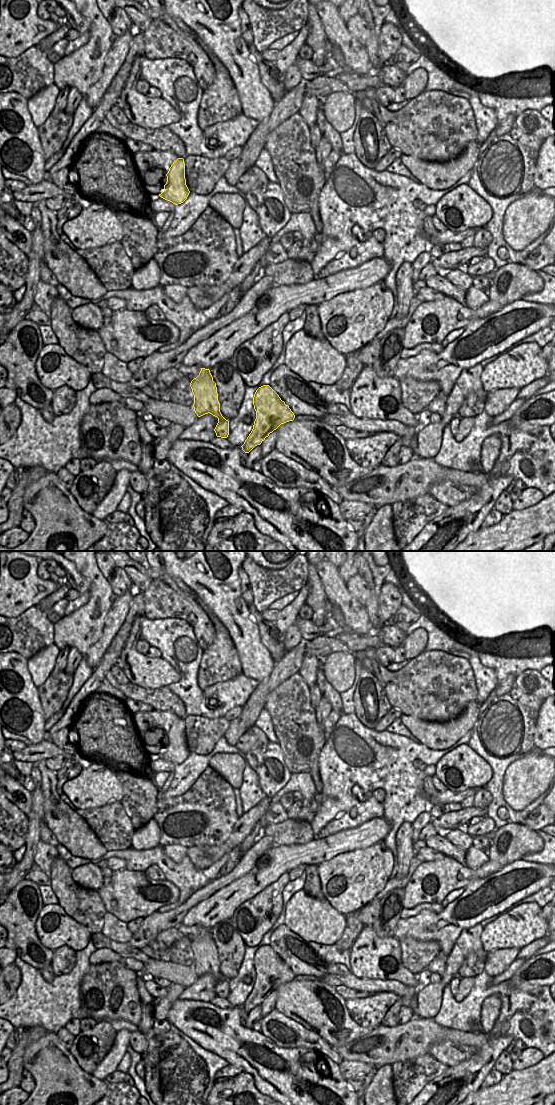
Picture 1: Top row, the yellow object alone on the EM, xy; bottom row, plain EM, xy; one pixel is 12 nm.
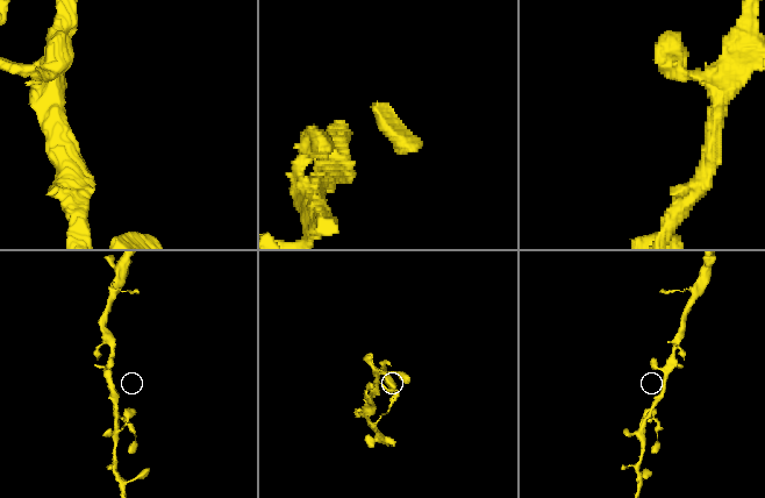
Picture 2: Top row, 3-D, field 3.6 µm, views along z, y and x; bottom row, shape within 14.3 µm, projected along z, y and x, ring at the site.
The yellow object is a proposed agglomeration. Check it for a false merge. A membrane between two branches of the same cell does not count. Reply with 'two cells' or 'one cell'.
one cell

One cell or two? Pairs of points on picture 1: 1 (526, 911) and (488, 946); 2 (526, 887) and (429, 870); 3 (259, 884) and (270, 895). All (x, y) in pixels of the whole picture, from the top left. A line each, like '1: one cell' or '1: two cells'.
1: one cell
2: two cells
3: two cells

